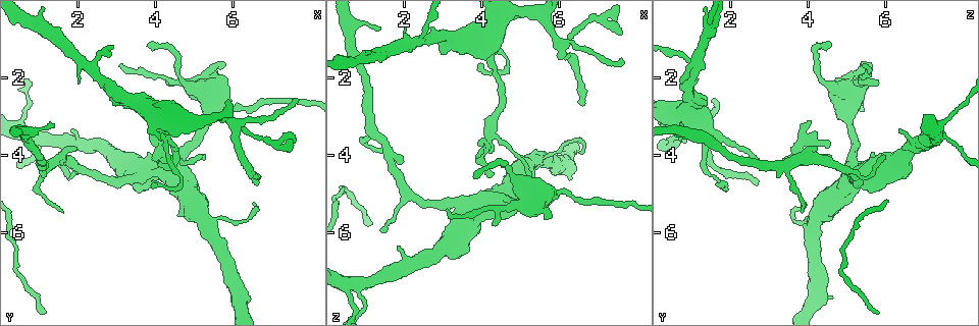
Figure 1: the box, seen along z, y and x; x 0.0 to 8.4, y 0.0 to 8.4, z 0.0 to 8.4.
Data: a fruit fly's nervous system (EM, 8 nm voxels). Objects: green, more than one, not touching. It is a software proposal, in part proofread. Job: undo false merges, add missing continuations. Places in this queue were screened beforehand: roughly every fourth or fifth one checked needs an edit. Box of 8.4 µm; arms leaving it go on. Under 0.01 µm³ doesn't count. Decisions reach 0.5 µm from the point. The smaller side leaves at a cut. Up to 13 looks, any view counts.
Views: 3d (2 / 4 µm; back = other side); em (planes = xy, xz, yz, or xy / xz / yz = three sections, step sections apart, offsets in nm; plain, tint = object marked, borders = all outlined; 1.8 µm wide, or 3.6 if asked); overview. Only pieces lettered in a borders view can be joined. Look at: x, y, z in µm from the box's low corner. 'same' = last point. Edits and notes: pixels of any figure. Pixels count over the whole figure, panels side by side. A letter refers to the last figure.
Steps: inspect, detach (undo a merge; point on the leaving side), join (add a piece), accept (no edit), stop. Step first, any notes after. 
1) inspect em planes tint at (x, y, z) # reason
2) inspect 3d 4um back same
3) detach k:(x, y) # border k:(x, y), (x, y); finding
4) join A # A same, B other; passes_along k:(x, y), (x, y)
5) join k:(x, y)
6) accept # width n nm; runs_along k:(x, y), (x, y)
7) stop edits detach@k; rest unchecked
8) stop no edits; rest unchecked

inspect em xz step 4 borders at (4.45, 4.45, 5.20)

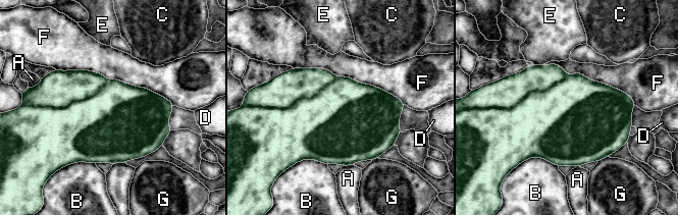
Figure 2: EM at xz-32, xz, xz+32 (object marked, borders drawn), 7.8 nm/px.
detach 2:(509, 91) # A other, B other, C other, D other, E other, F other, G other; border 2:(567, 75), (499, 108); a second cell is stuck on

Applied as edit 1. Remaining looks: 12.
inspect 3d 2um at (0.95, 3.55, 7.35) # looks like a crossing

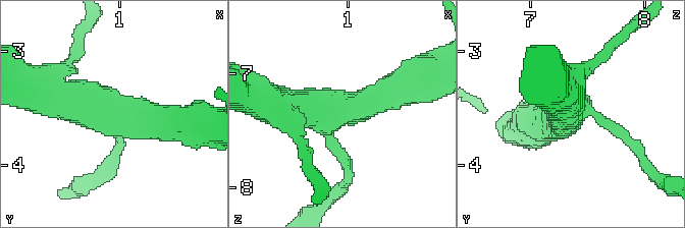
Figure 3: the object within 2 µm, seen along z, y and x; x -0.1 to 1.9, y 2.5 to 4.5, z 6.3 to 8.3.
inspect em planes borders at (0.90, 3.52, 7.32) # arms 4; now the EM

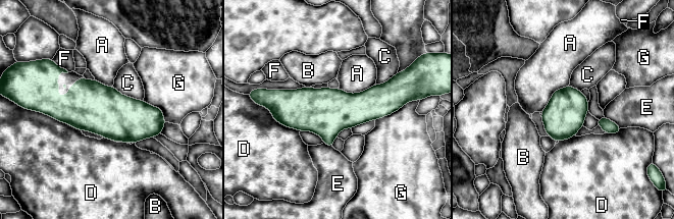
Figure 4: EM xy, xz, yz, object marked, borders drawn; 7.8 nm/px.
accept # width 320 nm; longest_contact D 360 nm; A other, B other, C other, D other, E other, F other, G other; continuous, no second cell

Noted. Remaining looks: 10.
inspect 3d 4um at (1.95, 2.15, 0.75) # branch stops here

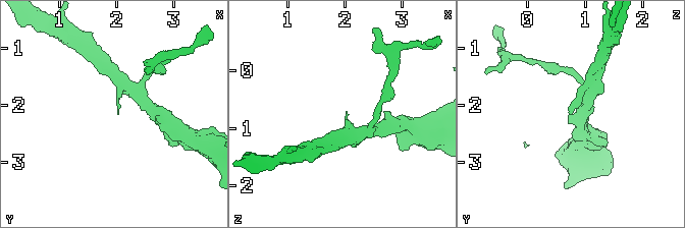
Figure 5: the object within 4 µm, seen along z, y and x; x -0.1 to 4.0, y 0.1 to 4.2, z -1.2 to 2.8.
inspect em 3.6um planes borders at (2.00, 2.15, 0.75) # need the tissue

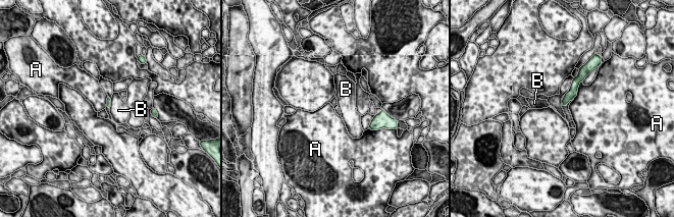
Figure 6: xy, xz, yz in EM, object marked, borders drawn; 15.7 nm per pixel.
accept # A other, B other; border 6:(582, 80), (573, 98); no lettered piece goes on from it

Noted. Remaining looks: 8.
inspect 3d 4um at (4.00, 4.75, 1.65) # tapers out

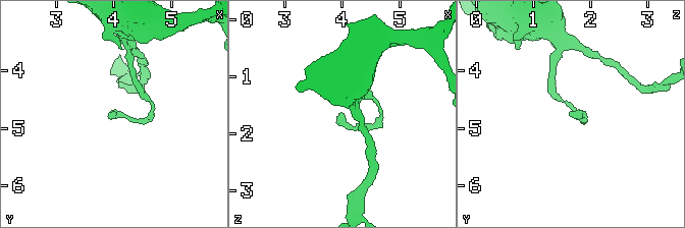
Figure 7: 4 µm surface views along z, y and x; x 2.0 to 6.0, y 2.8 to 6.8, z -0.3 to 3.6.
inspect em planes borders at (4.00, 4.75, 1.65)

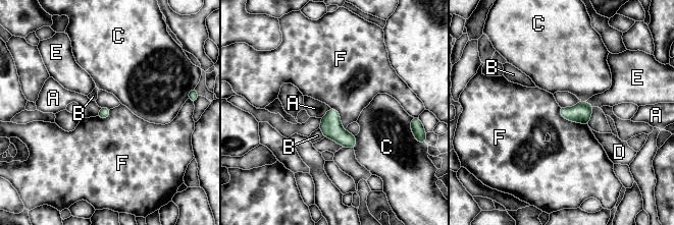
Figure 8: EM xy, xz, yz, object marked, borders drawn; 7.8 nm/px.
accept # longest_contact F 280 nm; A other, B other, C other, D other, E other, F other; border 8:(559, 107), (564, 118), (587, 125); none of them fits

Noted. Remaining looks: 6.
inspect 3d 4um at (6.70, 4.70, 2.70) # free end

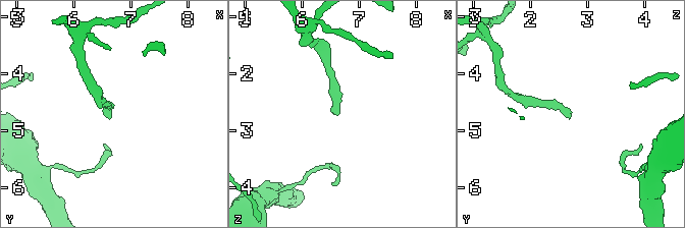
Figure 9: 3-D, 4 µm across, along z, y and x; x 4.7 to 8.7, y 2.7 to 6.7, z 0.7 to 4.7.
inspect em planes borders at (6.65, 4.75, 2.70)

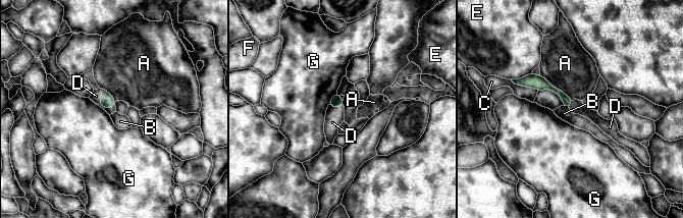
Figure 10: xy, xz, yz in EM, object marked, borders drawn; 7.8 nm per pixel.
join D # longest_contact A 320 nm; A other, B other, C other, D same, E other, F other, G other; passes_along 10:(107, 101), (100, 102), (96, 96); it goes on there

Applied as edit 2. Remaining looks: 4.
stop edits detach@2, join@10; rest unchecked

